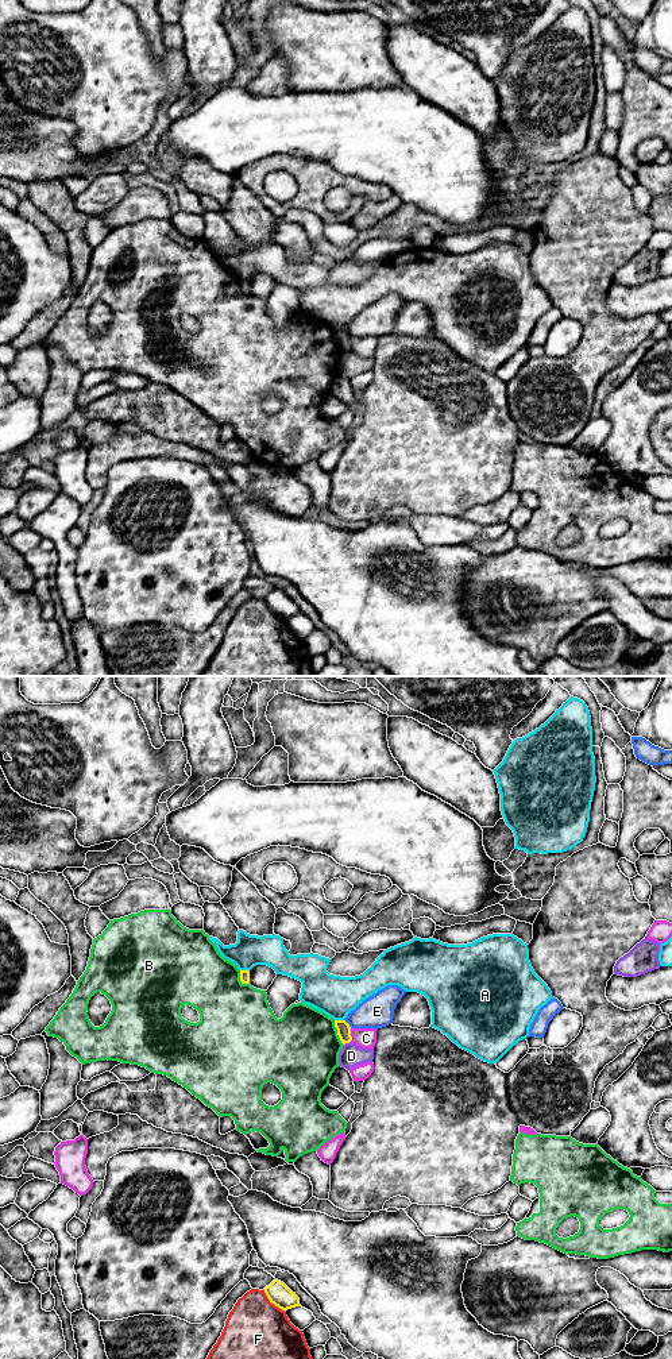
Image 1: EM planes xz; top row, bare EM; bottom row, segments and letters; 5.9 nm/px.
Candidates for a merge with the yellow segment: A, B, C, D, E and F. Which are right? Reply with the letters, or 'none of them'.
none of them

